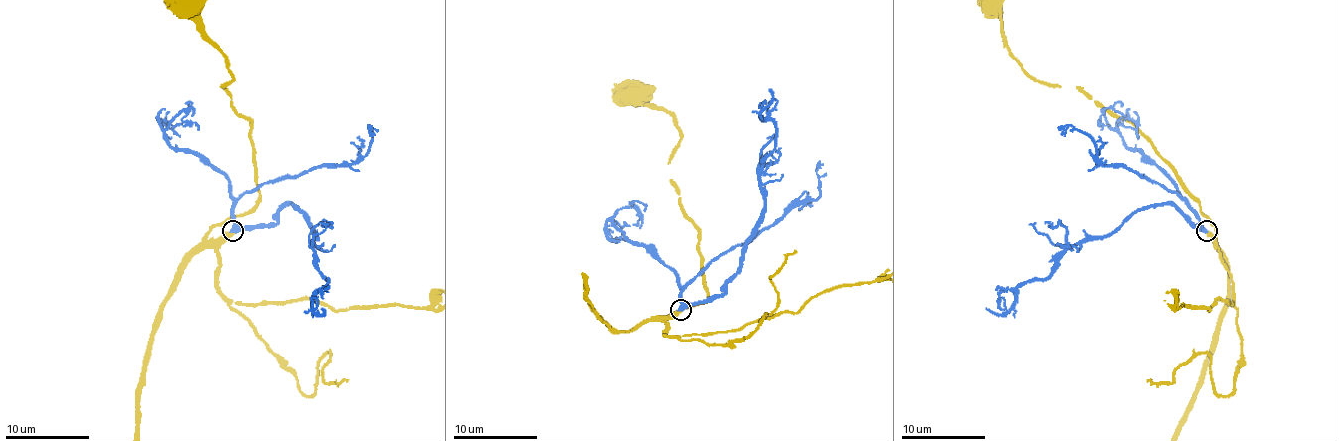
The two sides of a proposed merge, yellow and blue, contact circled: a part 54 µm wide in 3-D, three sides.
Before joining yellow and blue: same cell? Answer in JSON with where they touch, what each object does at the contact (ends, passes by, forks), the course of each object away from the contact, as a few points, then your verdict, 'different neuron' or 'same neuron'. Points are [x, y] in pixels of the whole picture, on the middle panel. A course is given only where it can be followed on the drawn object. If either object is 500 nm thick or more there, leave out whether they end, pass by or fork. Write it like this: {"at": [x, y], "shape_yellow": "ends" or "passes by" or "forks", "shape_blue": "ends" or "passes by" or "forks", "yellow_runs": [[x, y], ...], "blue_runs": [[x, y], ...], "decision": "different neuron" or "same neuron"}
{"at": [680, 309], "shape_yellow": "ends", "shape_blue": "passes by", "yellow_runs": [[681, 310], [656, 318], [706, 299], [698, 232], [670, 179], [668, 160], [681, 132], [668, 113], [634, 97]], "blue_runs": [[681, 310], [725, 293], [763, 210], [761, 162], [776, 147], [776, 126], [761, 111], [769, 88]], "decision": "same neuron"}

